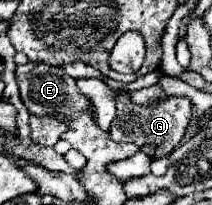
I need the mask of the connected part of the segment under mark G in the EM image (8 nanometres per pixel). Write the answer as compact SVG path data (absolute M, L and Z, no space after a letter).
M119 91L117 97L117 117L111 123L109 135L113 141L129 141L139 145L143 153L147 153L151 159L169 155L185 135L185 127L191 119L191 101L189 97L167 97L163 101L155 101L149 107L137 105L131 101L129 91Z

